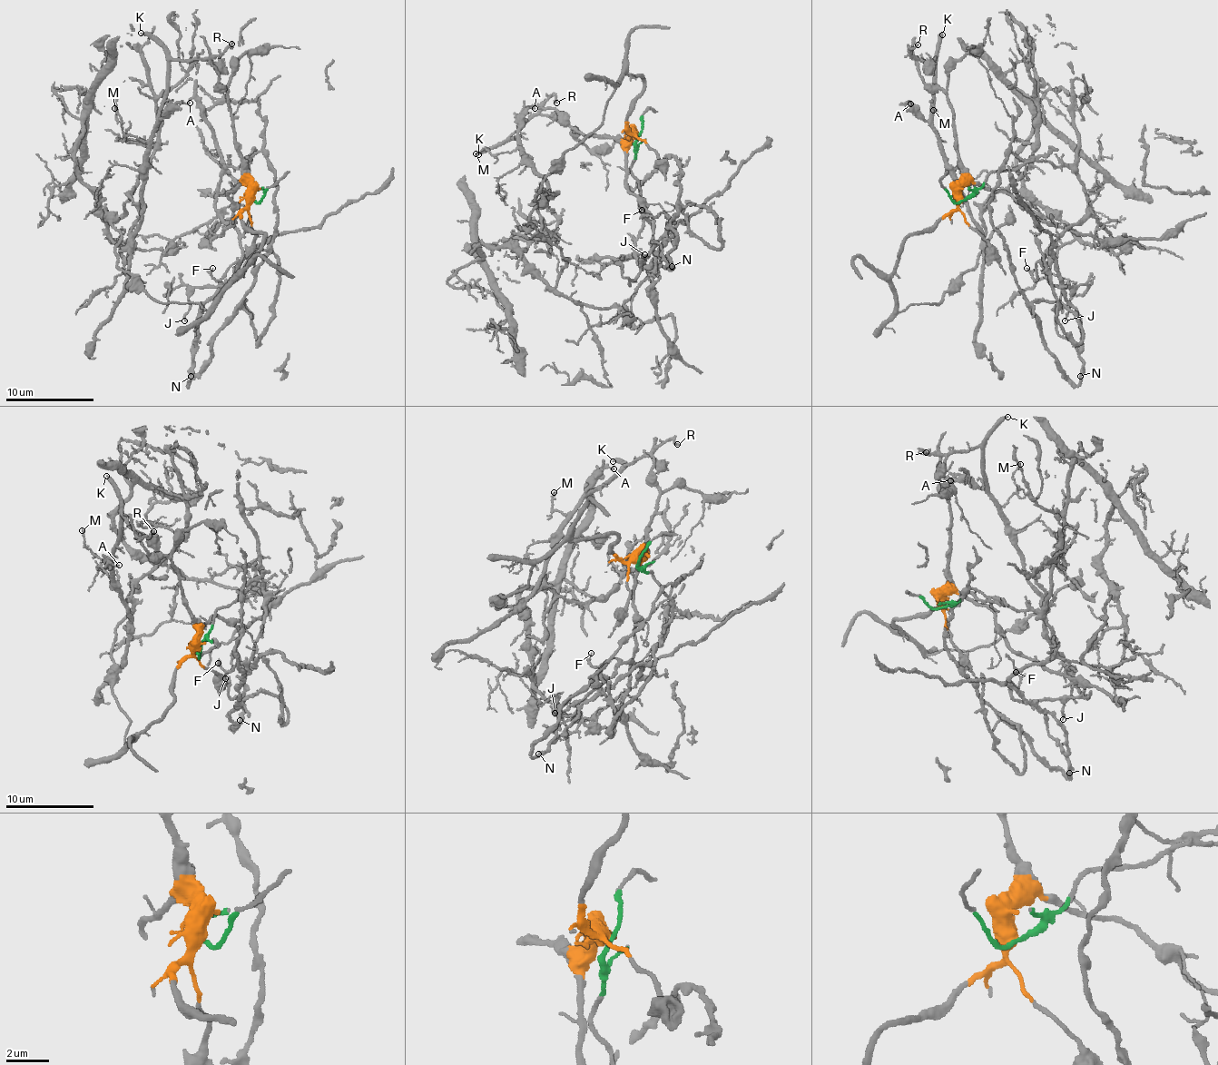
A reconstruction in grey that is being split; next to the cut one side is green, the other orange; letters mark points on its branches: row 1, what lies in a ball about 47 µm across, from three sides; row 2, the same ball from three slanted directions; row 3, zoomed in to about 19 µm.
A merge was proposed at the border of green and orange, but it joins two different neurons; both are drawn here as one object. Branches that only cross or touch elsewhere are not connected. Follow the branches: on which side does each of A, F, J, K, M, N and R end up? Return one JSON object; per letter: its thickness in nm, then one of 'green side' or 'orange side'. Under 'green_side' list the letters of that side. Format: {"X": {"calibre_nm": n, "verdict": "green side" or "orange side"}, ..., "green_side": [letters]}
{"A": {"calibre_nm": 130, "verdict": "orange side"}, "F": {"calibre_nm": 190, "verdict": "green side"}, "J": {"calibre_nm": 150, "verdict": "green side"}, "K": {"calibre_nm": 280, "verdict": "orange side"}, "M": {"calibre_nm": 140, "verdict": "orange side"}, "N": {"calibre_nm": 320, "verdict": "green side"}, "R": {"calibre_nm": 140, "verdict": "orange side"}, "green_side": ["F", "J", "N"]}

